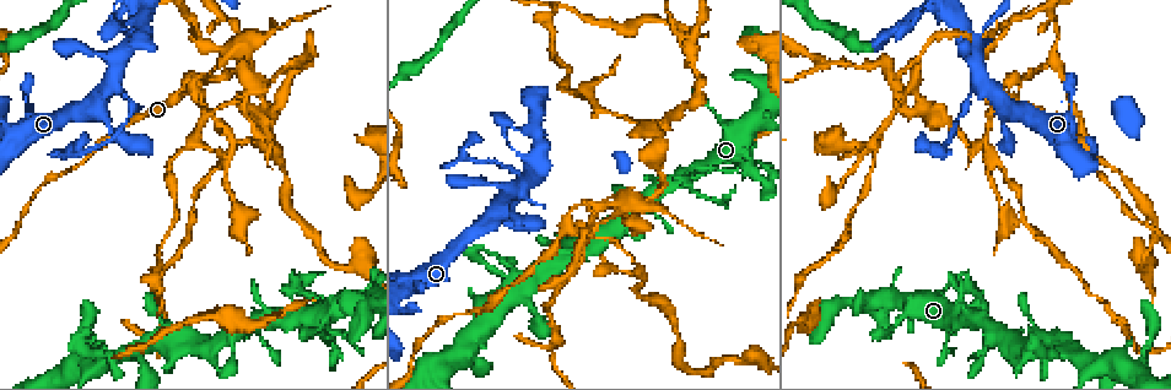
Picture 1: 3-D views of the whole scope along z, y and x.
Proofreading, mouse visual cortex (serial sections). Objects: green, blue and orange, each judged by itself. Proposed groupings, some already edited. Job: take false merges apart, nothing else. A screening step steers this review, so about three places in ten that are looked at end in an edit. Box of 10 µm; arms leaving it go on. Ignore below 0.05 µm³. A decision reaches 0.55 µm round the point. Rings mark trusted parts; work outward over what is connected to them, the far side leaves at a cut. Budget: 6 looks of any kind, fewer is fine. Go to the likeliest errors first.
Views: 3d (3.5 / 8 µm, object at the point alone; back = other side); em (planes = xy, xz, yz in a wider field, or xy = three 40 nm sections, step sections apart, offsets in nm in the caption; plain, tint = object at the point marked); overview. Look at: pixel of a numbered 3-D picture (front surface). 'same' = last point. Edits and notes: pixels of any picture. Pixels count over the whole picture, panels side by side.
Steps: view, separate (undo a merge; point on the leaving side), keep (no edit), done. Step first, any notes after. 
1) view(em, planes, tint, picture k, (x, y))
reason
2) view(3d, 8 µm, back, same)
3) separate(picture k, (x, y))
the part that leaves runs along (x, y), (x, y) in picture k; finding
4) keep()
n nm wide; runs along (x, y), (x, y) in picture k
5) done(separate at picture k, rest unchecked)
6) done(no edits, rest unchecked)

view(3d, 3.5 µm, picture 1, (576, 207))
thin neck

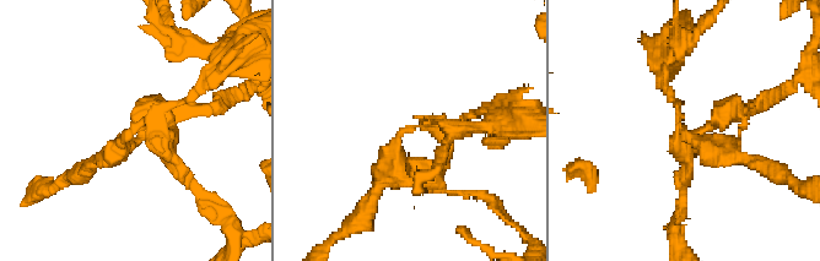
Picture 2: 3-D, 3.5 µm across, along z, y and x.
view(em, xy, step 5, tint, picture 2, (684, 131))
3 arms; arms of 100, 200, 250 nm

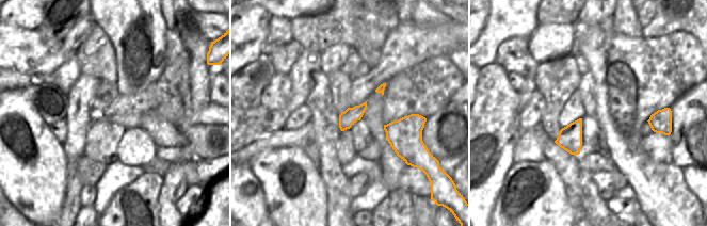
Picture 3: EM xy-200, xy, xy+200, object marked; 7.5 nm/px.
separate(picture 2, (171, 161))
the part that leaves runs along (147, 137), (167, 152), (227, 223) in picture 2; a second cell is stuck on

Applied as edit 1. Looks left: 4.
view(overview)

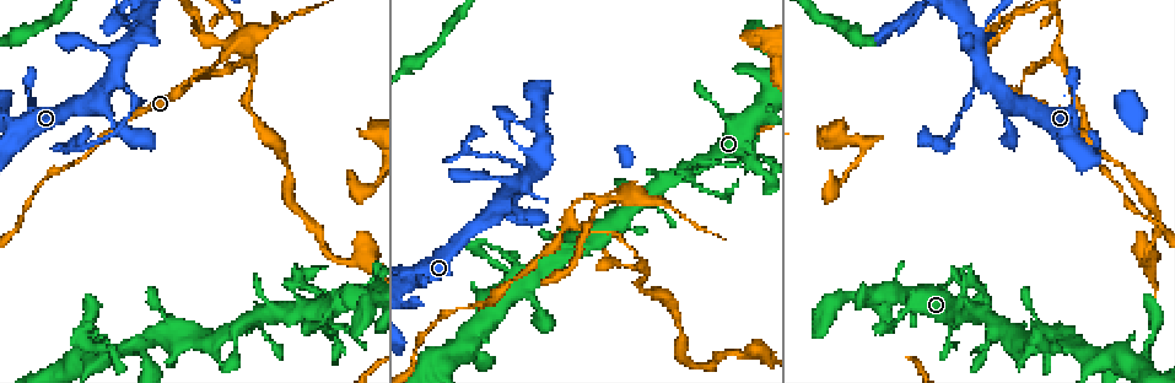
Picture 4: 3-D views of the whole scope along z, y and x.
view(3d, 3.5 µm, picture 4, (958, 309))
three-way junction

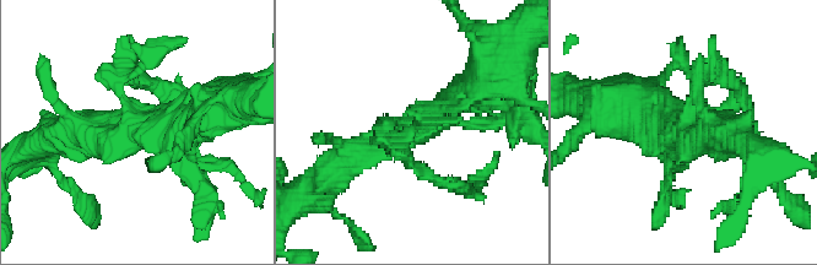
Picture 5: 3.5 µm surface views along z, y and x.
view(em, xy, step 3, tint, picture 5, (689, 128))
3 arms; arms of 200, 400, 450 nm; need the tissue

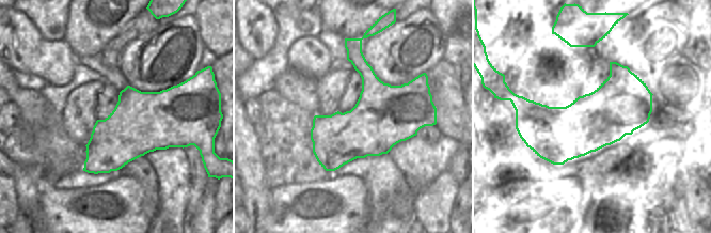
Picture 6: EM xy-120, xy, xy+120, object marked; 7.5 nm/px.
separate(picture 5, (675, 50))
the part that leaves runs along (394, 134), (420, 172), (461, 188) in picture 5; a second cell is stuck on

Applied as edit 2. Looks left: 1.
done(separate at picture 2, separate at picture 5, rest unchecked)

